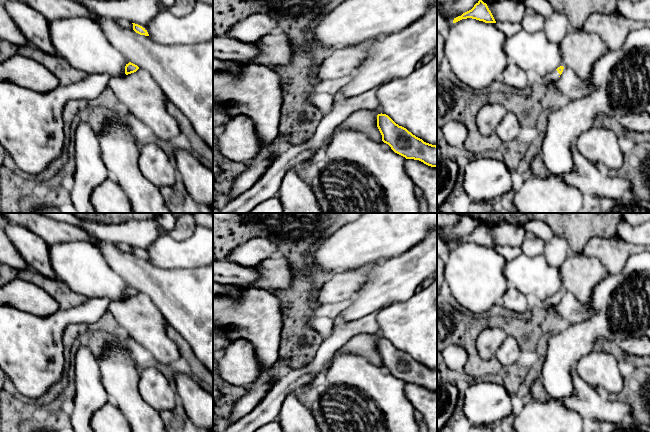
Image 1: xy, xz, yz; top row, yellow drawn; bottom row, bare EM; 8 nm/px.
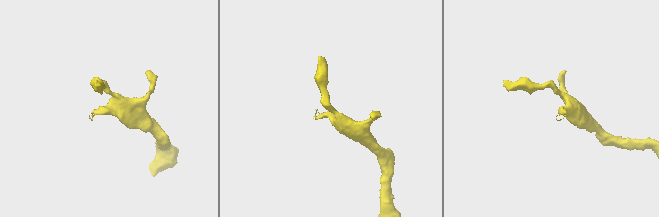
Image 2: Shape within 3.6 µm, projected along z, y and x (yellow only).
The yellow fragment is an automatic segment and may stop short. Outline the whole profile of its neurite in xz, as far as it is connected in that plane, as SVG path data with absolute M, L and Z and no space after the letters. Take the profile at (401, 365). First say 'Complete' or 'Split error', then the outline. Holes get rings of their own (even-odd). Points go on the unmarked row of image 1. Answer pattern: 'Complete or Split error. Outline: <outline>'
Complete. Outline: M377 339L377 351L382 359L382 365L391 373L405 381L424 388L437 391L437 370L424 366L406 352L396 348L388 339Z

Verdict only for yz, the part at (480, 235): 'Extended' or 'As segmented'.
As segmented

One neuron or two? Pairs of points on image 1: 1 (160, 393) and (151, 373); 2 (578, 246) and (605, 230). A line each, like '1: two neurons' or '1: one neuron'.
1: one neuron
2: one neuron

